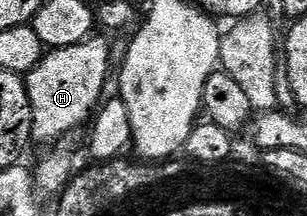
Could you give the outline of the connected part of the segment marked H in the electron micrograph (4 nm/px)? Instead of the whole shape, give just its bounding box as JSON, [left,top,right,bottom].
[25,35,111,143]

